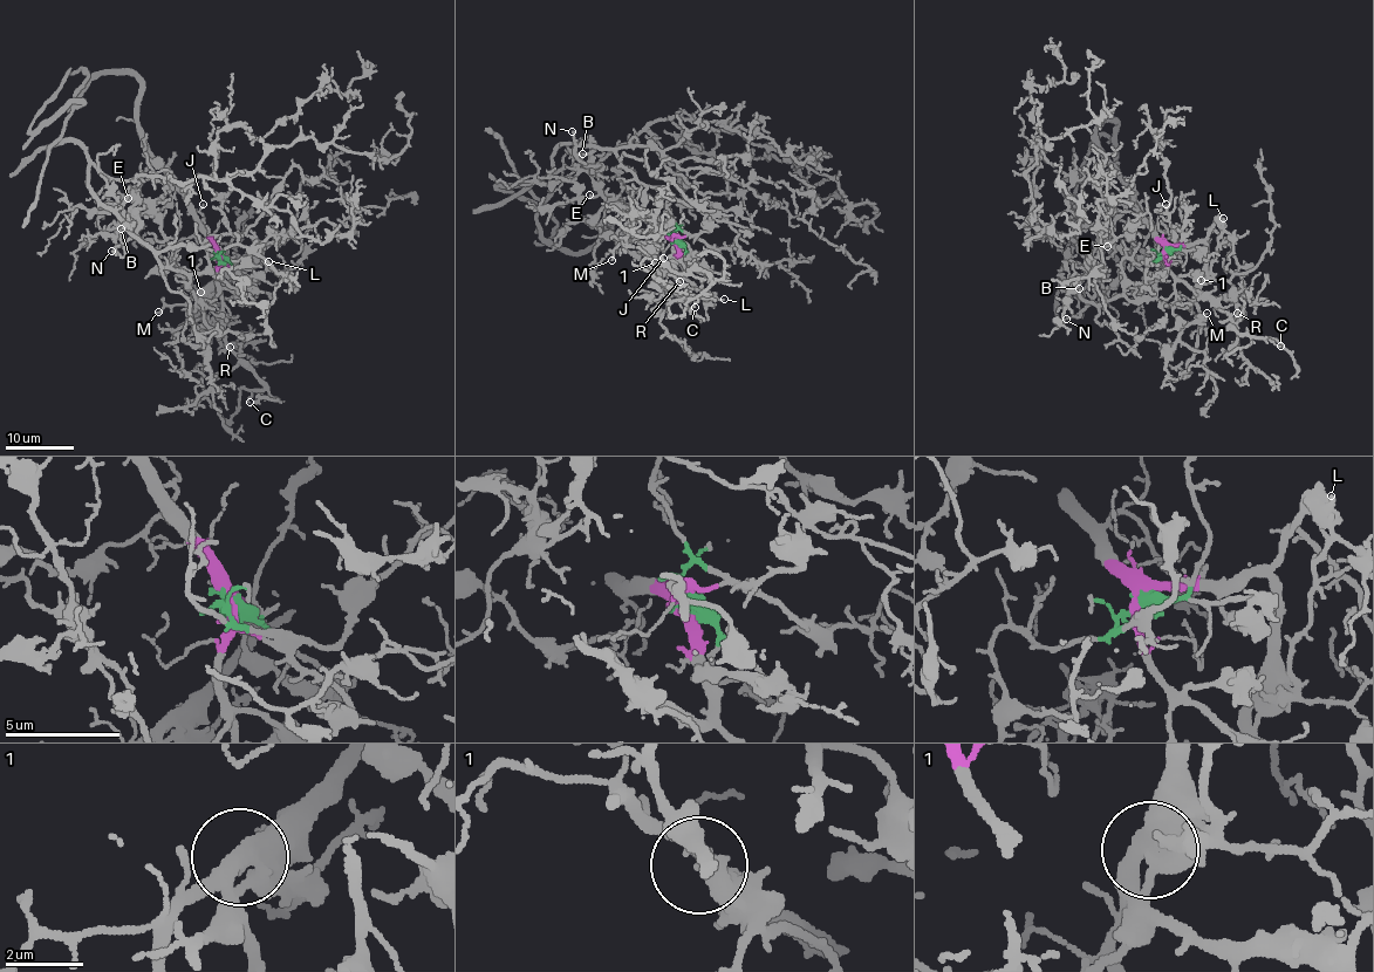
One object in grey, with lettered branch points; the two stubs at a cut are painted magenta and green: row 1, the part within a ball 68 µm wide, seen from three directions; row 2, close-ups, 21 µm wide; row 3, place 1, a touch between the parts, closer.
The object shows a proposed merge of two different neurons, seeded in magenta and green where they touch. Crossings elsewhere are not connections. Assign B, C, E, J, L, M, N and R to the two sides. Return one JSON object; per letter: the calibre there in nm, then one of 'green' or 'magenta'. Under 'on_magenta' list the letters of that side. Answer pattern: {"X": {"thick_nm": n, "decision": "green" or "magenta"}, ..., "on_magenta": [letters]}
{"B": {"thick_nm": 90, "decision": "magenta"}, "C": {"thick_nm": 90, "decision": "magenta"}, "E": {"thick_nm": 140, "decision": "magenta"}, "J": {"thick_nm": 100, "decision": "magenta"}, "L": {"thick_nm": 160, "decision": "magenta"}, "M": {"thick_nm": 90, "decision": "magenta"}, "N": {"thick_nm": 140, "decision": "magenta"}, "R": {"thick_nm": 120, "decision": "magenta"}, "on_magenta": ["B", "C", "E", "J", "L", "M", "N", "R"]}

